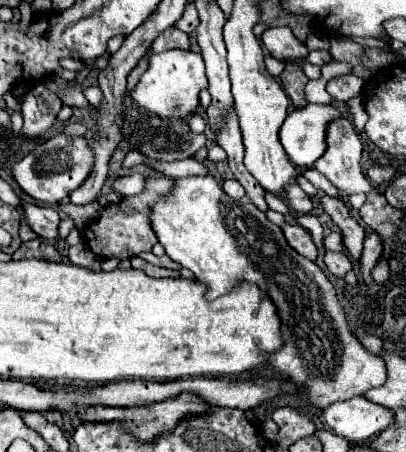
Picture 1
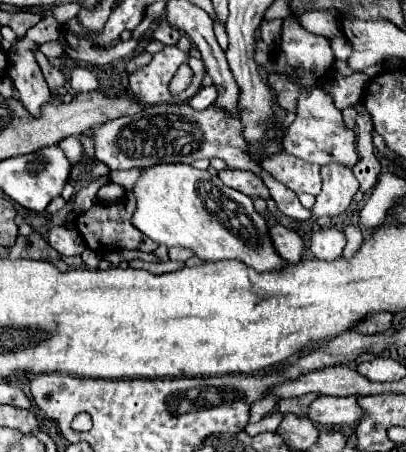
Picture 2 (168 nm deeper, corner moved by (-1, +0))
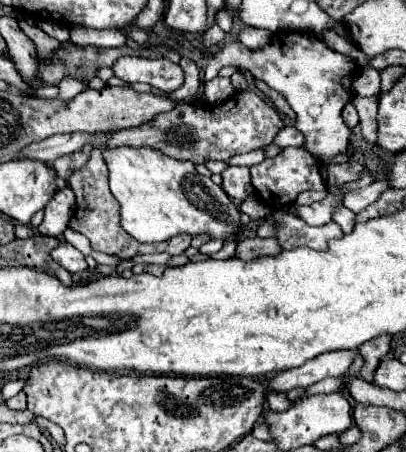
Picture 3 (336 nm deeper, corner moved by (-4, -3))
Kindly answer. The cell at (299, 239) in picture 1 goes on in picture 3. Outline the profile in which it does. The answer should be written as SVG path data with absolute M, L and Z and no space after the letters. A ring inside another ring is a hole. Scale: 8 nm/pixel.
M248 237L238 243L236 257L244 259L244 261L254 261L258 257L276 257L276 255L280 255L280 251L282 251L282 247L276 237L270 237L270 239Z

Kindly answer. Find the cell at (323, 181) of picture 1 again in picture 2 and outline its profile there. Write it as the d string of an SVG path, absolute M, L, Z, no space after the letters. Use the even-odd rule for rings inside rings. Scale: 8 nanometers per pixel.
M279 152L261 160L261 168L295 194L309 192L317 196L321 192L321 174L317 164L289 156L287 152Z

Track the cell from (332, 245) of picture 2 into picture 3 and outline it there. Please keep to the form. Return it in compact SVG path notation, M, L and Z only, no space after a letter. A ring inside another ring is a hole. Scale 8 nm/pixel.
M274 211L272 217L282 223L282 229L278 229L276 237L284 249L310 247L316 251L326 251L330 239L340 239L344 235L336 223L328 223L324 227L312 227L304 223L300 217L288 215L284 211Z

